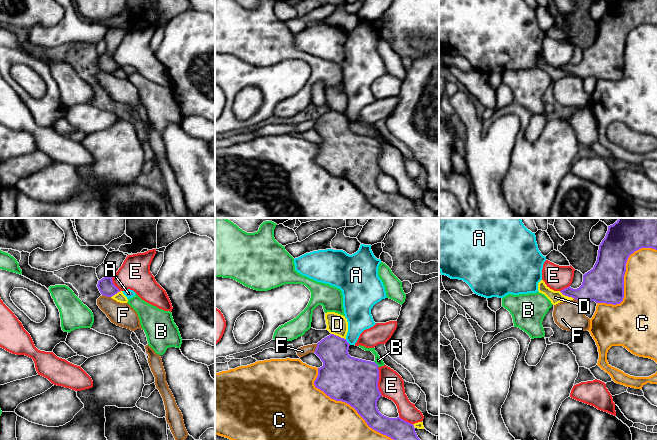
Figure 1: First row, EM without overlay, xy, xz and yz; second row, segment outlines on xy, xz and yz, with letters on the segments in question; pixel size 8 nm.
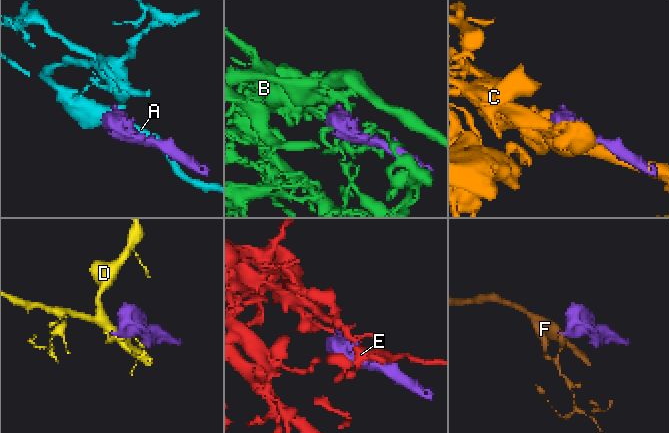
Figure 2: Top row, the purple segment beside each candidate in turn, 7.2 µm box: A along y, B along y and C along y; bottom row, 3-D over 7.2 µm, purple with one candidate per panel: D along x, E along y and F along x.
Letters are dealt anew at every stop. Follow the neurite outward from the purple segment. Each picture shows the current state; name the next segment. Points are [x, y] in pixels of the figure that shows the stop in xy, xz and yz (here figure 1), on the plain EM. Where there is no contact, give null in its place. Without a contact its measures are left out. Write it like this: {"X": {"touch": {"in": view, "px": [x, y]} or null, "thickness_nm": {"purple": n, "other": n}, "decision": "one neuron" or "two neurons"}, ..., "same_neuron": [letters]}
{"A": {"touch": {"in": "xz", "px": [346, 117]}, "thickness_nm": {"purple": 300, "other": 200}, "decision": "two neurons"}, "B": {"touch": {"in": "xz", "px": [376, 140]}, "thickness_nm": {"purple": 380, "other": 60}, "decision": "two neurons"}, "C": {"touch": {"in": "xz", "px": [347, 179]}, "thickness_nm": {"purple": 380, "other": 480}, "decision": "two neurons"}, "D": {"touch": {"in": "xz", "px": [338, 112]}, "thickness_nm": {"purple": 260, "other": 170}, "decision": "two neurons"}, "E": {"touch": {"in": "xz", "px": [377, 157]}, "thickness_nm": {"purple": 380, "other": 200}, "decision": "two neurons"}, "F": {"touch": {"in": "xy", "px": [106, 71]}, "thickness_nm": {"purple": 130, "other": 190}, "decision": "two neurons"}, "same_neuron": []}

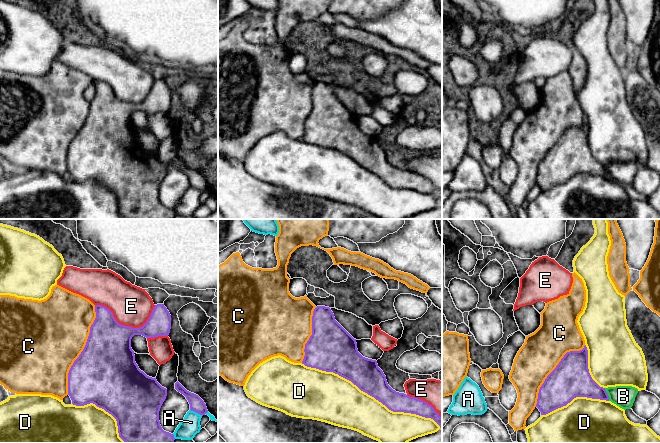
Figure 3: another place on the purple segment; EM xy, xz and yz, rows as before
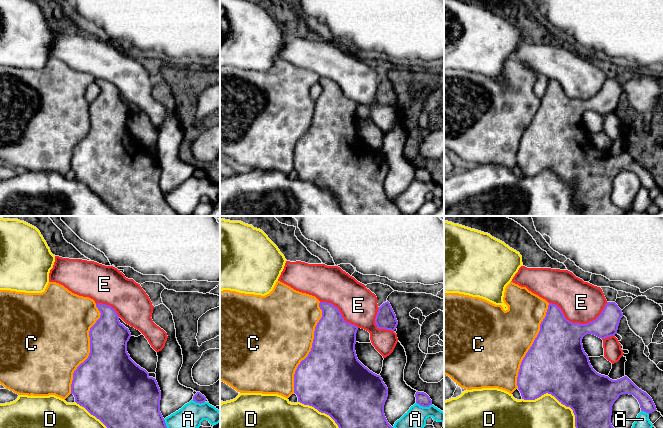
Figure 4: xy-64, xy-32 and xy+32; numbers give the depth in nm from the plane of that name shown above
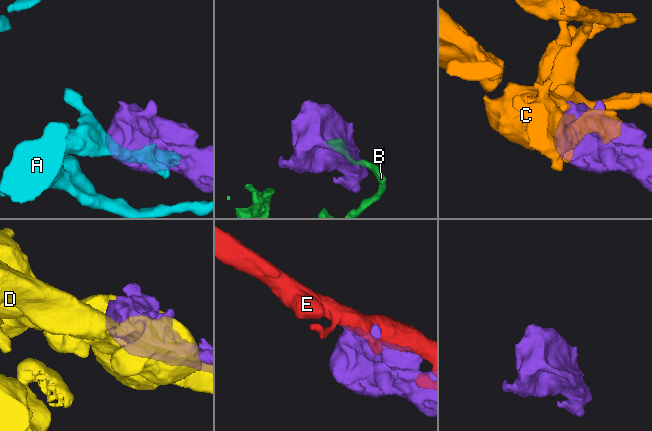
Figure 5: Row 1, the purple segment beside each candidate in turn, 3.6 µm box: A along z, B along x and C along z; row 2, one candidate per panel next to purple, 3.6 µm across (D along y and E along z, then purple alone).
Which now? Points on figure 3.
{"A": {"touch": {"in": "xy", "px": [196, 188]}, "thickness_nm": {"purple": 120, "other": 160}, "decision": "two neurons"}, "B": {"touch": {"in": "yz", "px": [607, 170]}, "thickness_nm": {"purple": 220, "other": 180}, "decision": "two neurons"}, "C": {"touch": {"in": "xy", "px": [83, 126]}, "thickness_nm": {"purple": 500, "other": 480}, "decision": "one neuron"}, "D": {"touch": {"in": "xz", "px": [371, 171]}, "thickness_nm": {"purple": 240, "other": 360}, "decision": "two neurons"}, "E": {"touch": {"in": "xy", "px": [127, 102]}, "thickness_nm": {"purple": 380, "other": 320}, "decision": "two neurons"}, "same_neuron": ["C"]}

